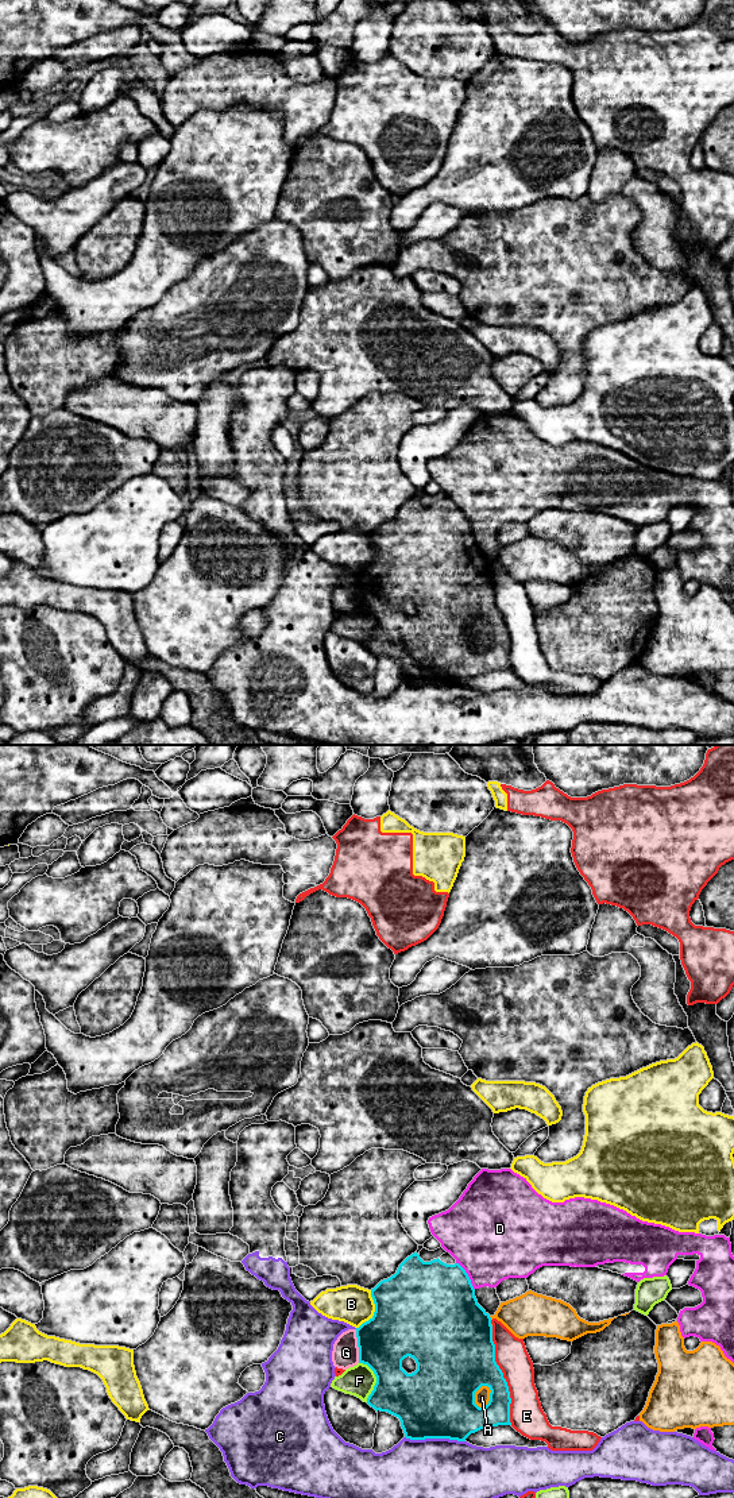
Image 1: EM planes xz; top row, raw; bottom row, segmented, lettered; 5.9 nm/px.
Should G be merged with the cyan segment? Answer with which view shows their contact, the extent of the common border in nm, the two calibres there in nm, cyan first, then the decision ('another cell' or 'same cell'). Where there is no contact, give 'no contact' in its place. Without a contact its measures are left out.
contact in xz; length 200 nm; calibres 320 and 160 nm; another cell

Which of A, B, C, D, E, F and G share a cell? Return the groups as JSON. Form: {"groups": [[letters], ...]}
{"groups": [["A"], ["B", "E"], ["C"], ["D"], ["F"], ["G"]]}

